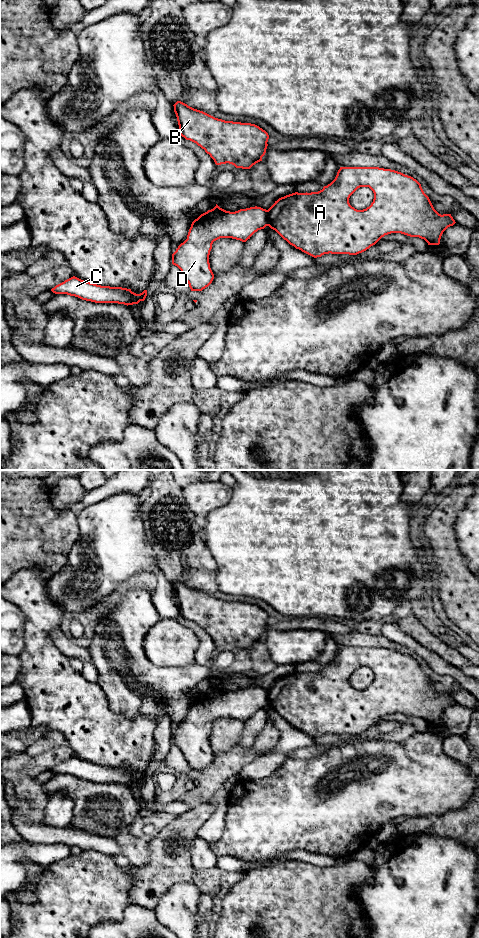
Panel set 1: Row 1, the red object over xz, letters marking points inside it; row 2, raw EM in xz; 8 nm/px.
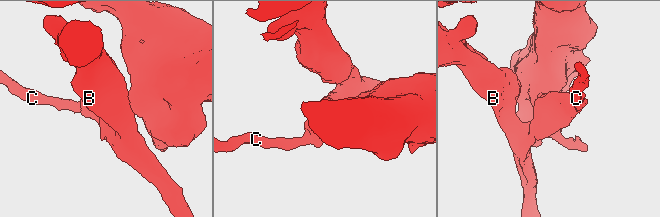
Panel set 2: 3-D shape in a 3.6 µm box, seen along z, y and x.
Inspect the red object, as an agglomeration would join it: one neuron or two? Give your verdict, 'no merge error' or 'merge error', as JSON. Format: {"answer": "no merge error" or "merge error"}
{"answer": "merge error"}

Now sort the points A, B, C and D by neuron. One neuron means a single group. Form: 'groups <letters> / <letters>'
groups A / B C D

